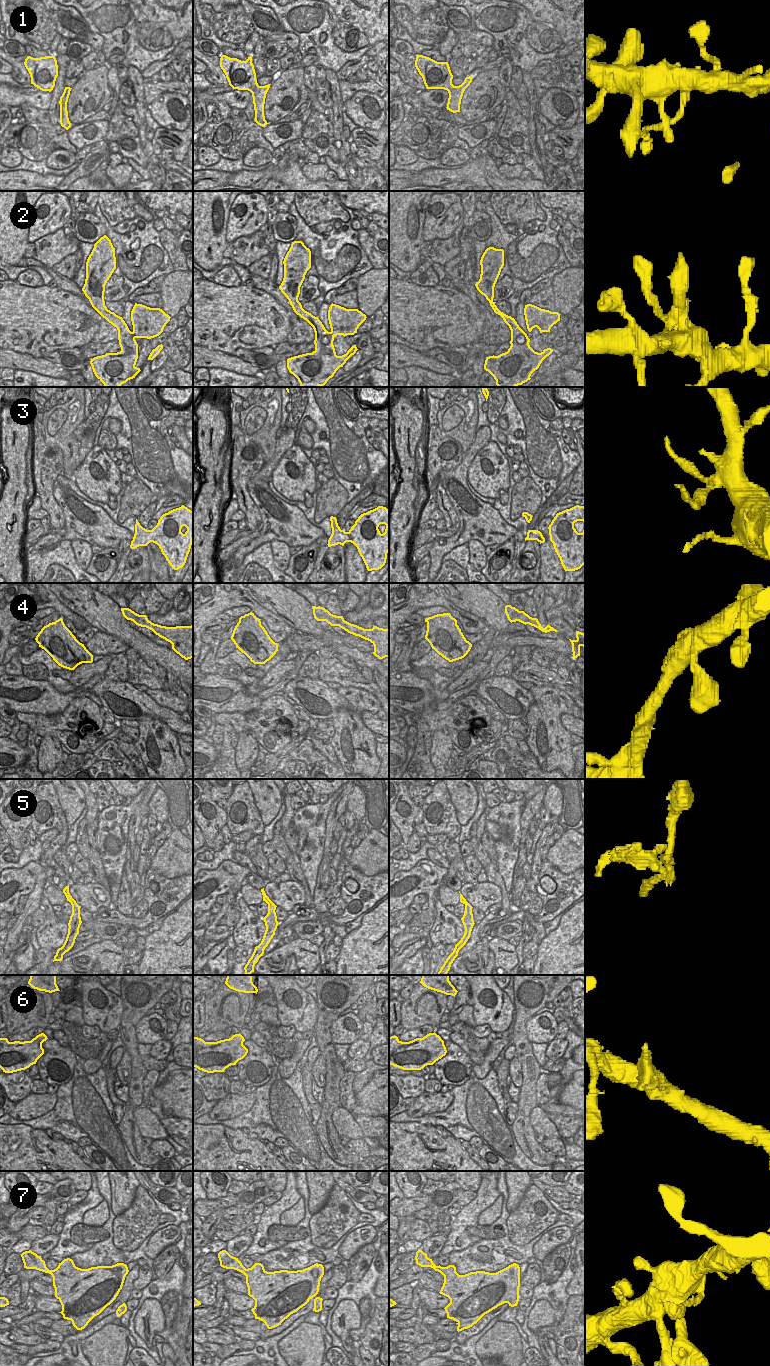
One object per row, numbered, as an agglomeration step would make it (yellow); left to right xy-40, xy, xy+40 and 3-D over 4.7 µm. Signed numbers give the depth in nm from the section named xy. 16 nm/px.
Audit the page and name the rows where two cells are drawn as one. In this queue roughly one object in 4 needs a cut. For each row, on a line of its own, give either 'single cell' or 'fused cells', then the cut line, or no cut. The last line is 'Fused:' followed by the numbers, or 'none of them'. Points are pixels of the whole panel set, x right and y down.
1: fused cells; cut in xy along (258, 85), (251, 92)
2: single cell; no cut
3: fused cells; cut in xy+40 along (531, 517), (527, 521)
4: single cell; no cut
5: fused cells; cut in xy-40 along (74, 900), (71, 904)
6: single cell; no cut
7: single cell; no cut
Fused: 1, 3, 5

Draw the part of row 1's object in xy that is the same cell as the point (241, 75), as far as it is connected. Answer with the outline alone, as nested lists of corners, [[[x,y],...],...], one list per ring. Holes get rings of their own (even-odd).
[[[222,55],[220,67],[233,89],[248,90],[252,93],[252,90],[257,88],[258,83],[252,63],[252,56],[248,57],[246,61],[241,61],[237,58]]]

